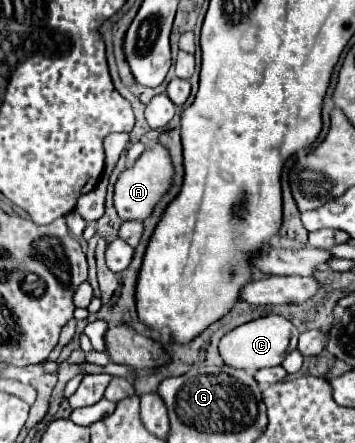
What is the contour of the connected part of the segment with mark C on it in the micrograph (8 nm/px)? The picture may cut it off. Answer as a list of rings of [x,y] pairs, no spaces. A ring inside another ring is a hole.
[[[269,314],[257,320],[251,320],[235,330],[231,330],[229,334],[225,334],[219,342],[219,354],[225,362],[225,366],[231,368],[241,368],[241,370],[261,370],[261,368],[271,368],[271,366],[279,366],[289,350],[291,344],[291,336],[293,336],[293,324],[277,314]]]

